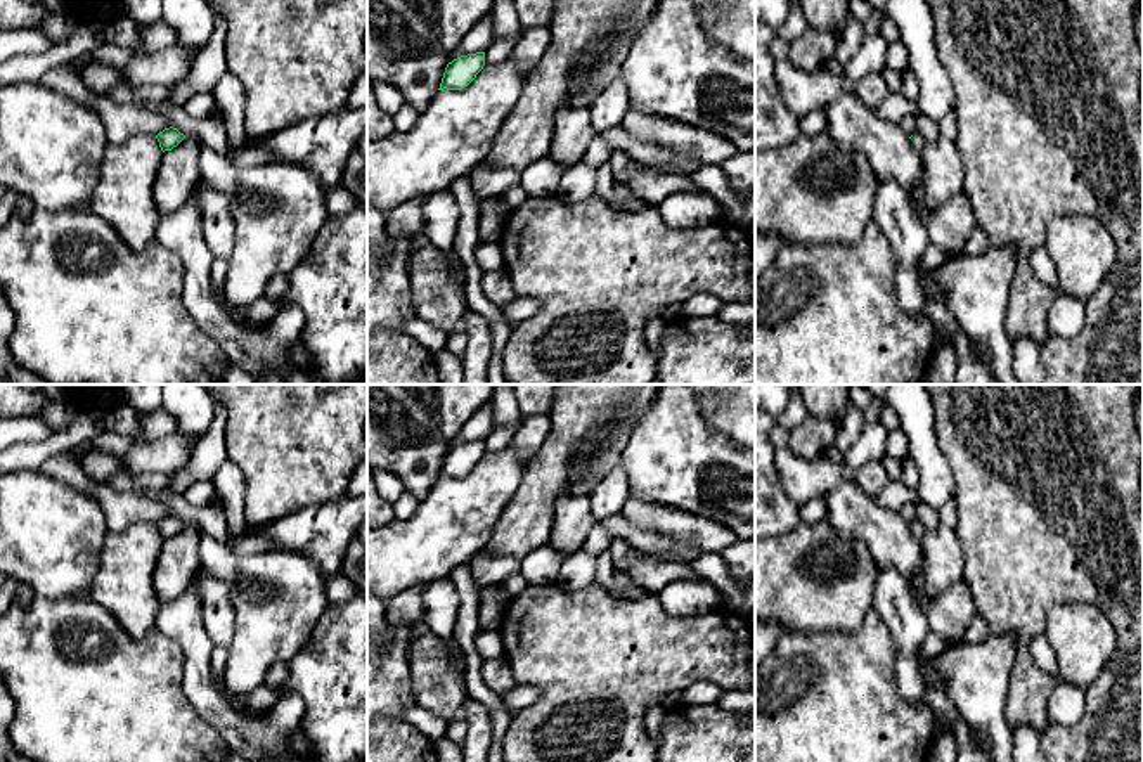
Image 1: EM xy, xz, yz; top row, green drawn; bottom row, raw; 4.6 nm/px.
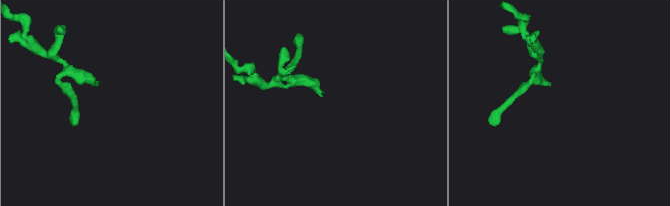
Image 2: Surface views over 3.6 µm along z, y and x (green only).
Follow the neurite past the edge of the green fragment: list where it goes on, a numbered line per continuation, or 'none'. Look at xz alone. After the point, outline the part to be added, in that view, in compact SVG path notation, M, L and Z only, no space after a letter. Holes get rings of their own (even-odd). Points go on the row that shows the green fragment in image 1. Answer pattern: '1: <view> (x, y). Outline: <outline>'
none

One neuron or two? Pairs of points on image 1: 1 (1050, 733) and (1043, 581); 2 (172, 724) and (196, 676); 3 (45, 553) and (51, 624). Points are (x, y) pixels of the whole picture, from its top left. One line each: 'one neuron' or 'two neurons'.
1: one neuron
2: two neurons
3: two neurons

